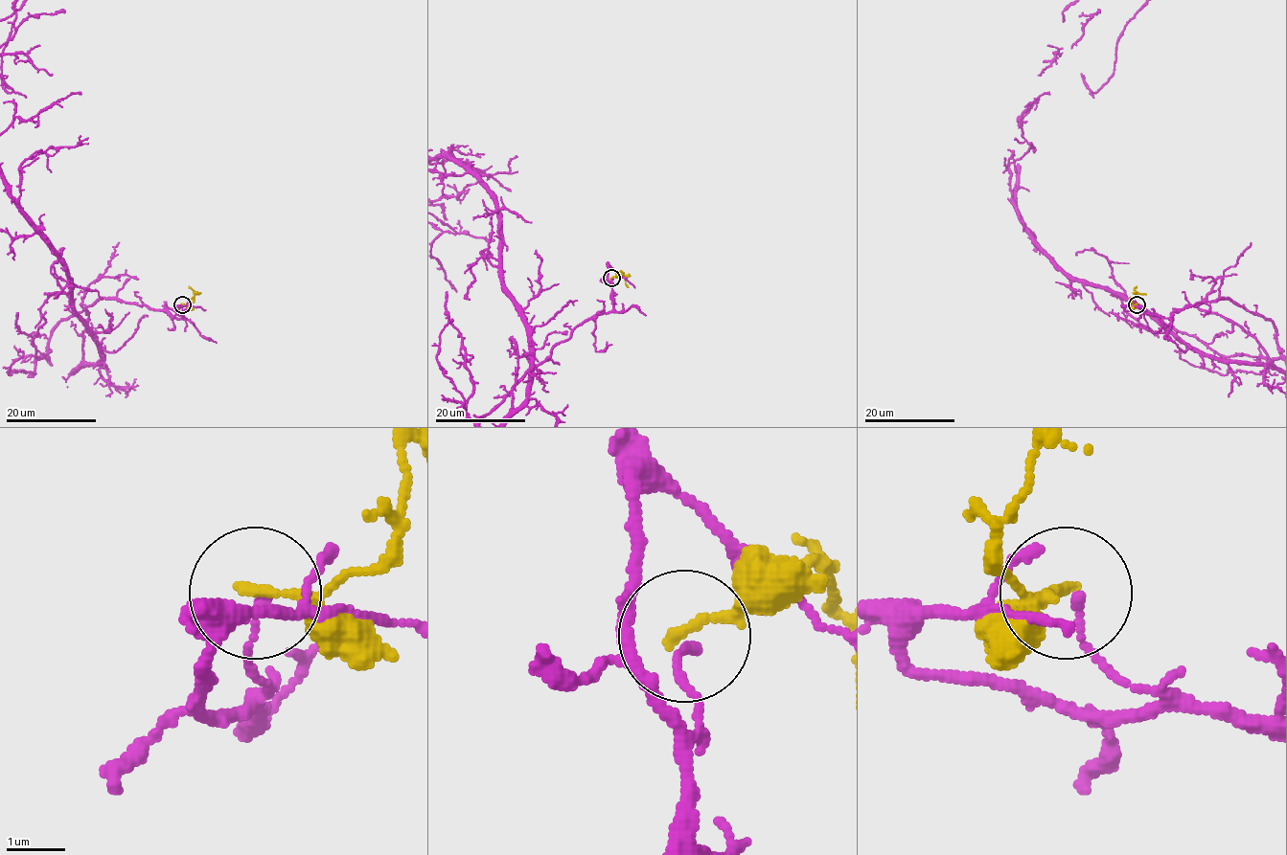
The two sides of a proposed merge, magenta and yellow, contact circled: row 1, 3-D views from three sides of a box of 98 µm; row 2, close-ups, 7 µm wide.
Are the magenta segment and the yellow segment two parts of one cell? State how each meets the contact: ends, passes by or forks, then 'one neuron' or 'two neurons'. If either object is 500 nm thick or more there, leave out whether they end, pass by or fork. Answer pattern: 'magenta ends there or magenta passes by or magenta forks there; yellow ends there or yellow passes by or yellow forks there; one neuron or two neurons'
magenta ends there; yellow ends there; two neurons

